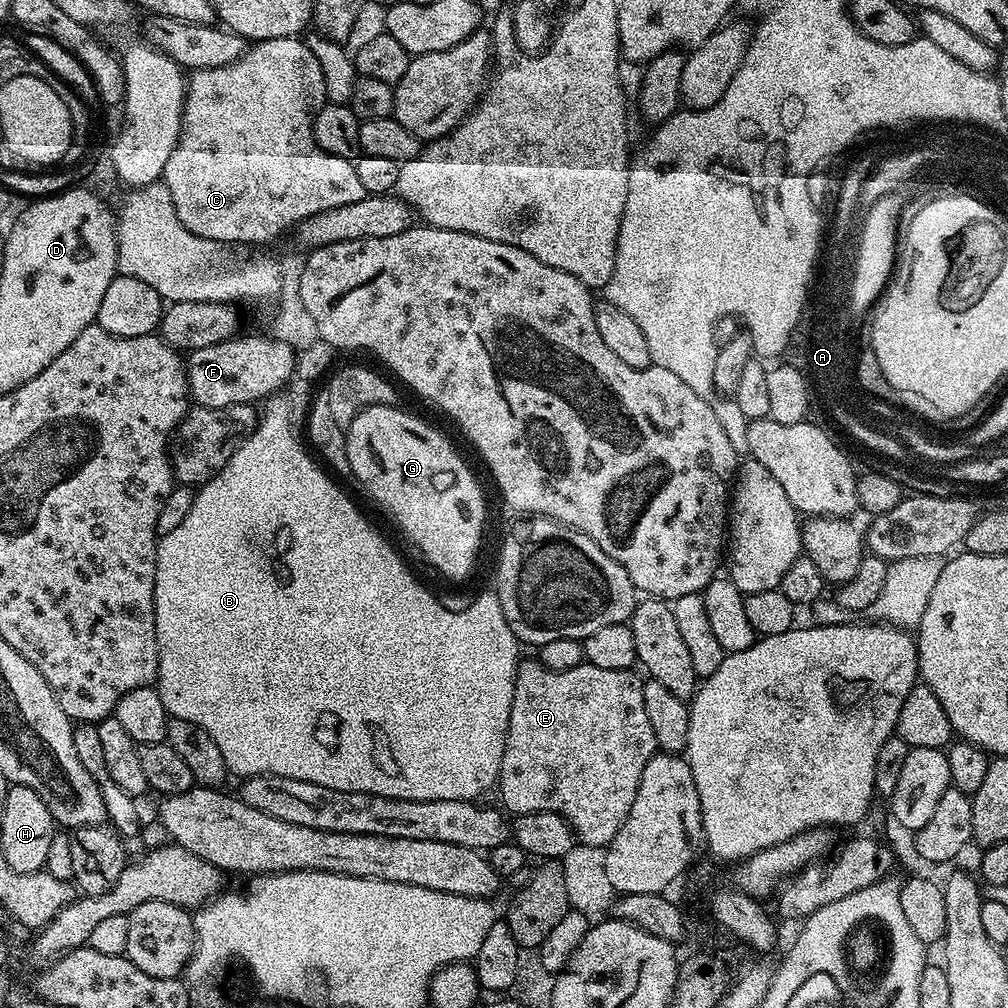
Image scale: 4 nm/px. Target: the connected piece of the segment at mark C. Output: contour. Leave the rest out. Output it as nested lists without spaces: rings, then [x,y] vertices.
[[[295,36],[286,38],[270,38],[255,41],[245,47],[244,52],[228,66],[214,70],[193,71],[186,80],[184,93],[184,113],[180,137],[170,154],[170,162],[166,162],[166,170],[162,177],[163,184],[170,190],[170,198],[174,198],[174,206],[178,210],[178,222],[190,230],[190,234],[198,234],[202,238],[216,240],[220,244],[237,246],[236,244],[268,244],[276,240],[284,231],[295,229],[303,220],[314,214],[322,214],[326,210],[334,210],[334,206],[350,206],[350,202],[358,202],[366,193],[362,190],[362,182],[354,174],[350,174],[349,161],[326,154],[318,146],[314,138],[314,118],[326,103],[326,82],[322,82],[322,66],[318,66],[318,58],[310,51],[303,39]]]

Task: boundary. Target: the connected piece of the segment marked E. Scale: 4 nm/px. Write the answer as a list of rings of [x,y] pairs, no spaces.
[[[521,659],[516,671],[514,702],[510,706],[510,722],[498,781],[498,793],[500,792],[501,800],[499,803],[509,813],[553,812],[568,820],[574,829],[575,839],[581,845],[607,849],[614,834],[622,830],[622,822],[626,822],[626,814],[630,814],[630,806],[634,806],[634,794],[638,794],[638,782],[642,778],[642,770],[646,770],[646,762],[650,762],[650,758],[657,755],[658,752],[654,730],[650,726],[650,718],[646,718],[644,686],[641,677],[636,677],[634,673],[635,671],[632,670],[602,670],[602,666],[594,666],[587,662],[574,666],[574,670],[551,672],[546,665],[540,663],[539,659]]]

